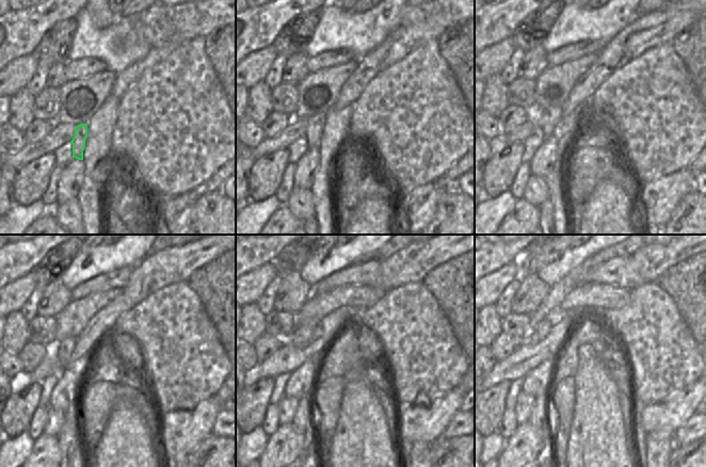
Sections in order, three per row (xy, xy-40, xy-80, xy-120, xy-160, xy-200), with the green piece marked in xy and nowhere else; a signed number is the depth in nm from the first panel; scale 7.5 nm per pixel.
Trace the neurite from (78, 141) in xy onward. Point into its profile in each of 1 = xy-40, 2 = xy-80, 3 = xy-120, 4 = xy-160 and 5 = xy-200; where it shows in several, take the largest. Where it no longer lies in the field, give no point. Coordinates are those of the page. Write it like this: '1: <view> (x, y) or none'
1: xy-40 (316, 124)
2: xy-80 (547, 119)
3: xy-120 (64, 349)
4: xy-160 (301, 336)
5: xy-200 (535, 335)

